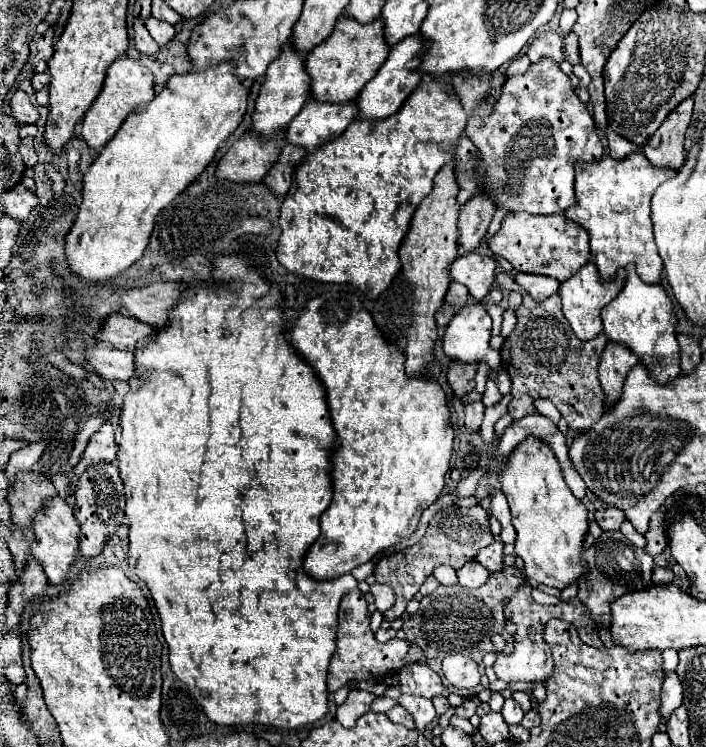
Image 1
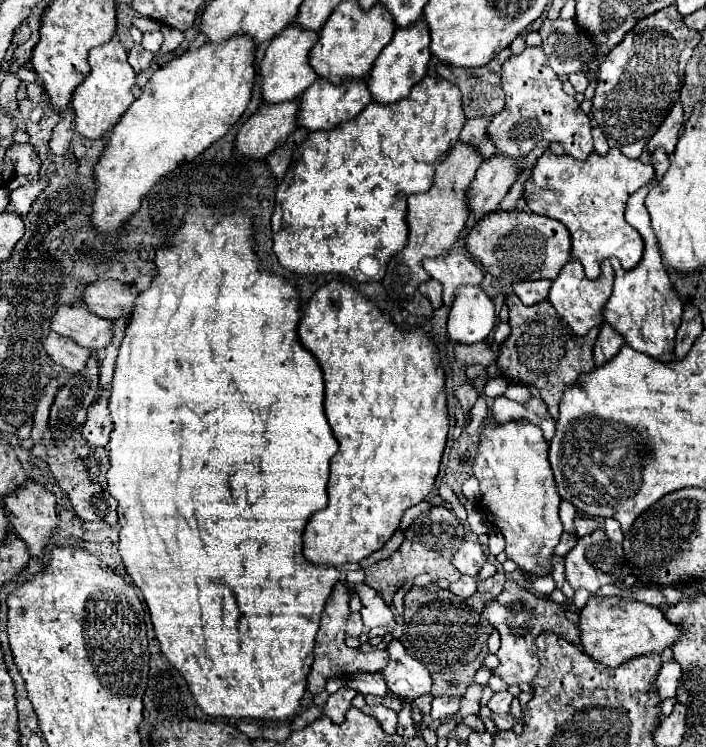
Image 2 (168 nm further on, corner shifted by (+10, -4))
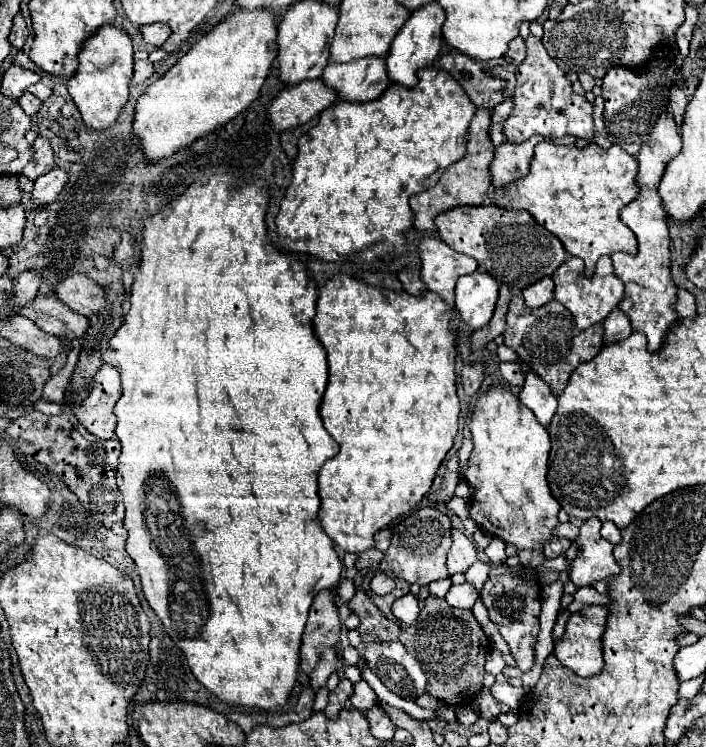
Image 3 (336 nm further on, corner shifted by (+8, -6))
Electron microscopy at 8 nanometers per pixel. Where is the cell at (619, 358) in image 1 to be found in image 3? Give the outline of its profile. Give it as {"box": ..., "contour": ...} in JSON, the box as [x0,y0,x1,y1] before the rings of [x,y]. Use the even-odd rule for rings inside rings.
{"box":[604,308,632,342],"contour":[[[614,308],[608,318],[604,320],[604,338],[606,342],[616,342],[622,338],[628,338],[632,334],[630,328],[630,320],[624,312],[620,312],[620,308]]]}

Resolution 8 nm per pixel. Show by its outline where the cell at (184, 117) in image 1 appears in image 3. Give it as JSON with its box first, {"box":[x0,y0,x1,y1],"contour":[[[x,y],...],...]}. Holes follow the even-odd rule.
{"box":[134,10,278,162],"contour":[[[236,10],[228,14],[222,22],[210,28],[162,78],[146,88],[136,104],[134,134],[142,142],[142,152],[146,160],[156,162],[172,156],[172,152],[182,150],[186,144],[192,144],[198,136],[220,128],[236,114],[246,110],[258,96],[274,58],[278,56],[278,16],[272,10]]]}

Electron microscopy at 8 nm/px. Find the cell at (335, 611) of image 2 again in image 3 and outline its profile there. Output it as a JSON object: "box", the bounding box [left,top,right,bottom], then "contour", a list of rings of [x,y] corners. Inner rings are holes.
{"box":[300,590,342,674],"contour":[[[332,590],[318,592],[312,602],[300,646],[300,666],[306,674],[312,672],[312,668],[318,662],[318,654],[324,648],[338,644],[340,626],[342,624],[340,624],[338,608],[334,604],[334,592]]]}

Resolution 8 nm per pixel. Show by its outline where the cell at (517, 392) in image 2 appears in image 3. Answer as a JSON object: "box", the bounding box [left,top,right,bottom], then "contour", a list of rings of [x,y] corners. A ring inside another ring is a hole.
{"box":[499,362,525,387],"contour":[[[503,362],[499,365],[500,372],[504,379],[513,386],[522,387],[525,381],[525,374],[517,362]]]}

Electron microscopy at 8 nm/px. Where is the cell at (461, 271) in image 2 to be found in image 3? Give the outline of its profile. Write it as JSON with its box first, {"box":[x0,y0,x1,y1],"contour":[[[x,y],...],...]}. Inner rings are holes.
{"box":[416,236,478,306],"contour":[[[420,236],[416,244],[422,268],[420,278],[428,290],[436,292],[446,300],[448,306],[454,304],[454,286],[462,274],[472,274],[478,264],[472,256],[454,252],[436,236]]]}

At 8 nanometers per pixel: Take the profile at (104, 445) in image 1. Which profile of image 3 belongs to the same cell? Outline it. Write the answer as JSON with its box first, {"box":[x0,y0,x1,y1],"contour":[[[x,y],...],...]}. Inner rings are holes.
{"box":[72,364,122,440],"contour":[[[102,364],[90,384],[88,398],[80,406],[74,406],[72,412],[88,432],[108,440],[114,438],[116,416],[112,408],[120,396],[122,384],[118,370],[112,364]]]}

